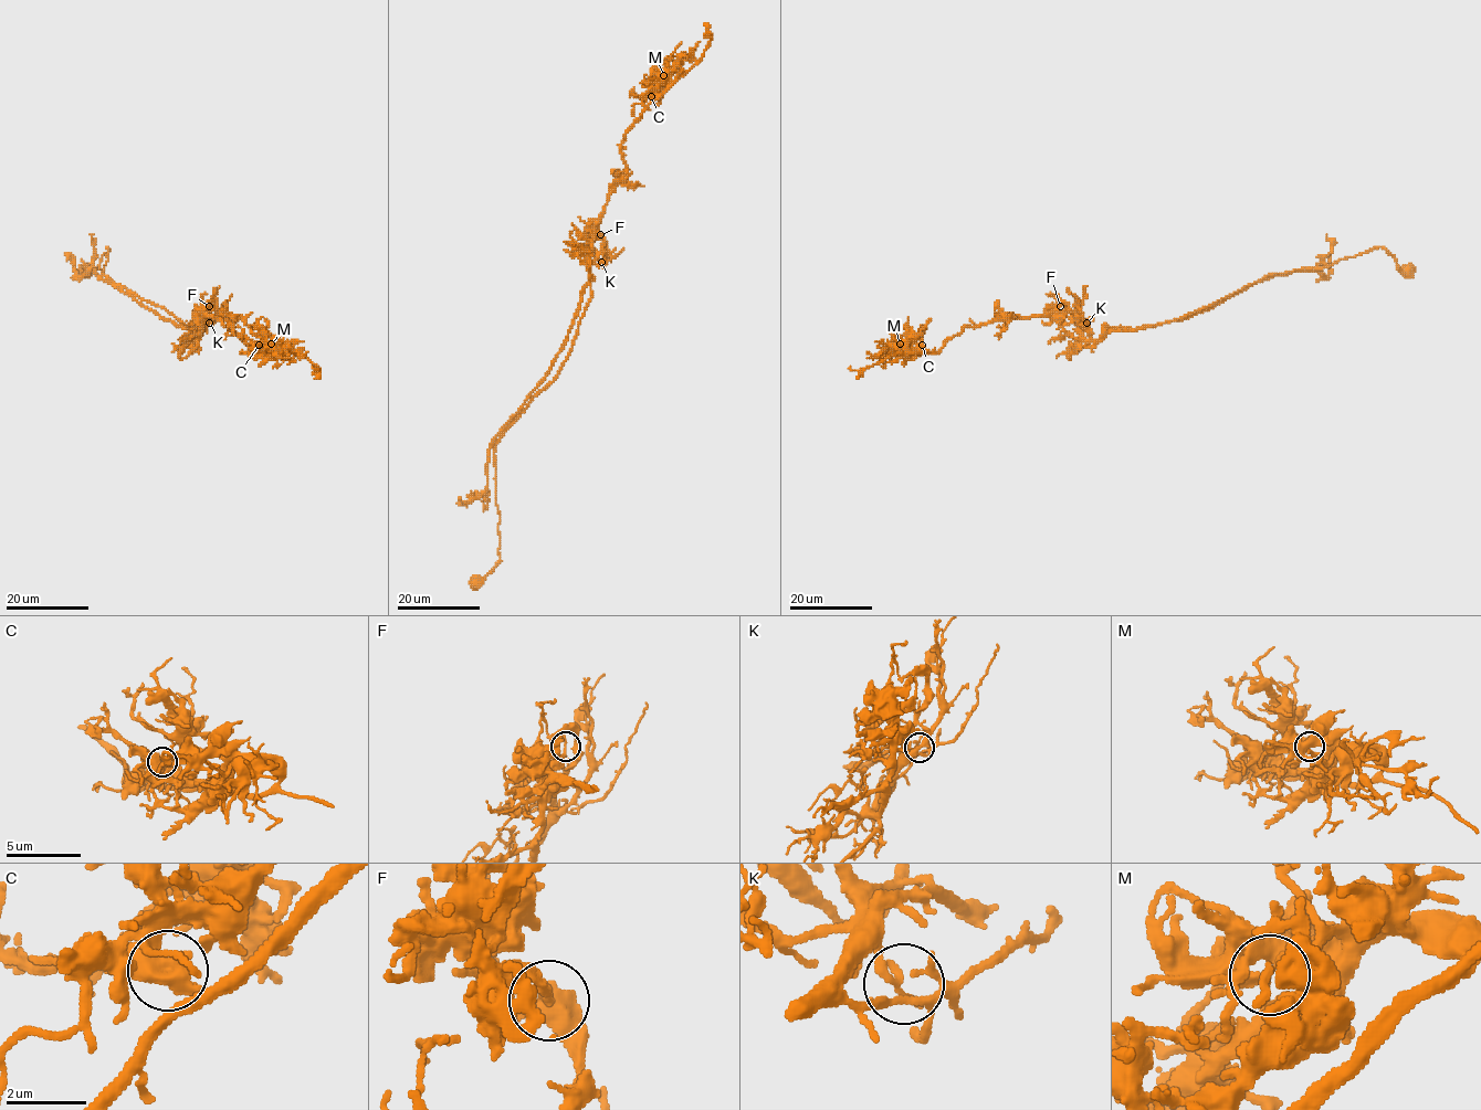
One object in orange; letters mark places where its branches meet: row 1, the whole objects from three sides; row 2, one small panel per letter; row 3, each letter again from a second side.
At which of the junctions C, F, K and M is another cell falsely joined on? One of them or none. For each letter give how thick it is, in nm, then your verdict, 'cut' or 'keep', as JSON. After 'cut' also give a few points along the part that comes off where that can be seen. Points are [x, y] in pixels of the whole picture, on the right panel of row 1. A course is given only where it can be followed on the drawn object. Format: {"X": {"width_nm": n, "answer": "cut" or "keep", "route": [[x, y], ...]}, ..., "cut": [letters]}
{"C": {"width_nm": 600, "answer": "keep"}, "F": {"width_nm": 190, "answer": "cut", "route": [[1060, 306], [1068, 305], [1100, 340], [1174, 321], [1270, 274], [1322, 268], [1375, 249], [1403, 272], [1411, 268]]}, "K": {"width_nm": 150, "answer": "keep"}, "M": {"width_nm": 240, "answer": "keep"}, "cut": ["F"]}

